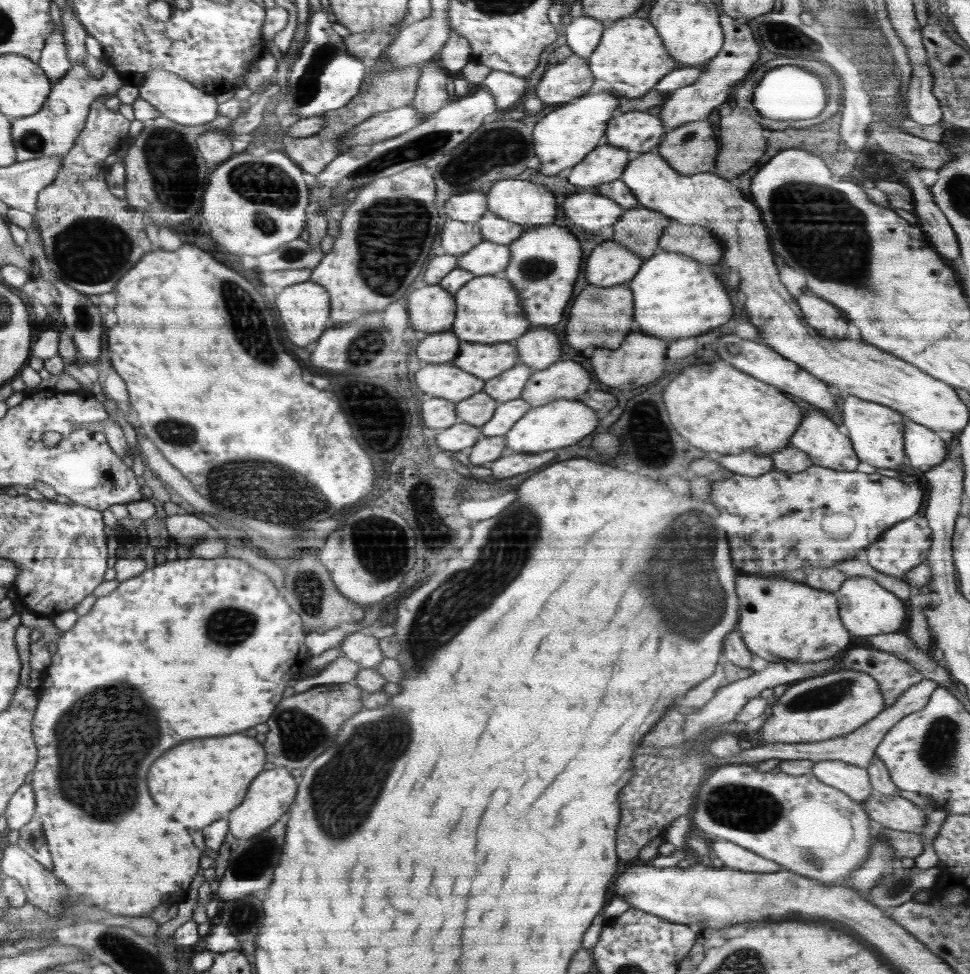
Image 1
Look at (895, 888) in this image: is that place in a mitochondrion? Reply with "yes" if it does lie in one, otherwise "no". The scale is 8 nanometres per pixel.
yes

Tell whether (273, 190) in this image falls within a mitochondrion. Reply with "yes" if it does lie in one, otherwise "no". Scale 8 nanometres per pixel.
yes

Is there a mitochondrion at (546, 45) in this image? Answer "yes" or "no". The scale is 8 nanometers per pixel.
no

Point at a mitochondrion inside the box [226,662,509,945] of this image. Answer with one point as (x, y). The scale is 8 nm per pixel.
(345, 789)

